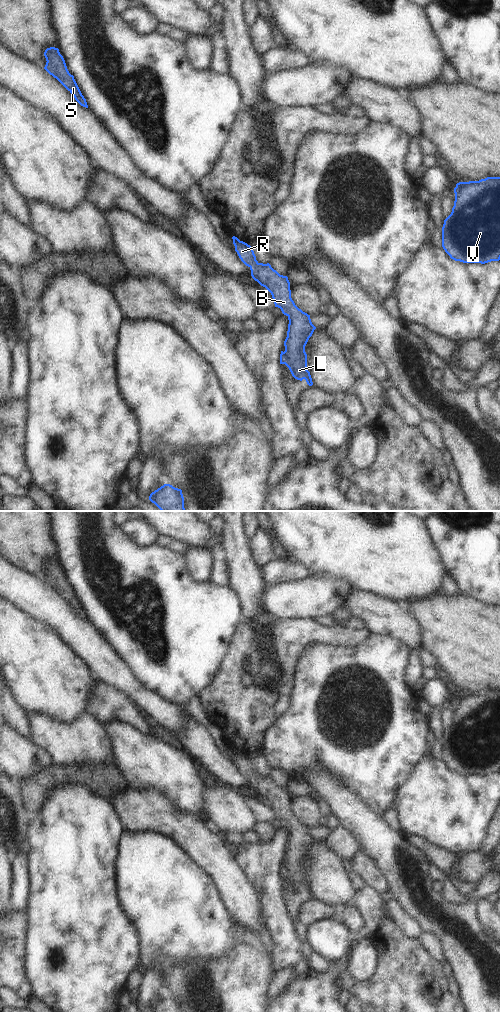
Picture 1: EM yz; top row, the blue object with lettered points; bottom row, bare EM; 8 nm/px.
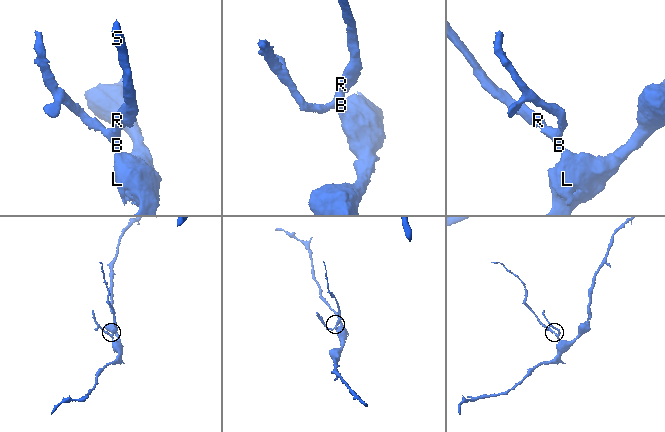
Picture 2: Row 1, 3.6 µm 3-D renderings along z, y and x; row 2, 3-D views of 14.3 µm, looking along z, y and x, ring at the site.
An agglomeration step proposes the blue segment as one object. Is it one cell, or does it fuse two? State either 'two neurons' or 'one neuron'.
one neuron

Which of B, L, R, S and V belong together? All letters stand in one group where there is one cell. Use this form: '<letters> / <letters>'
B L R S V

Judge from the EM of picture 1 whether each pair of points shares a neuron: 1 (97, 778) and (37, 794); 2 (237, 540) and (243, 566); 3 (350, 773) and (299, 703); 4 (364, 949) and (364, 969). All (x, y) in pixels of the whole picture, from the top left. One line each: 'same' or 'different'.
1: same
2: same
3: same
4: same

